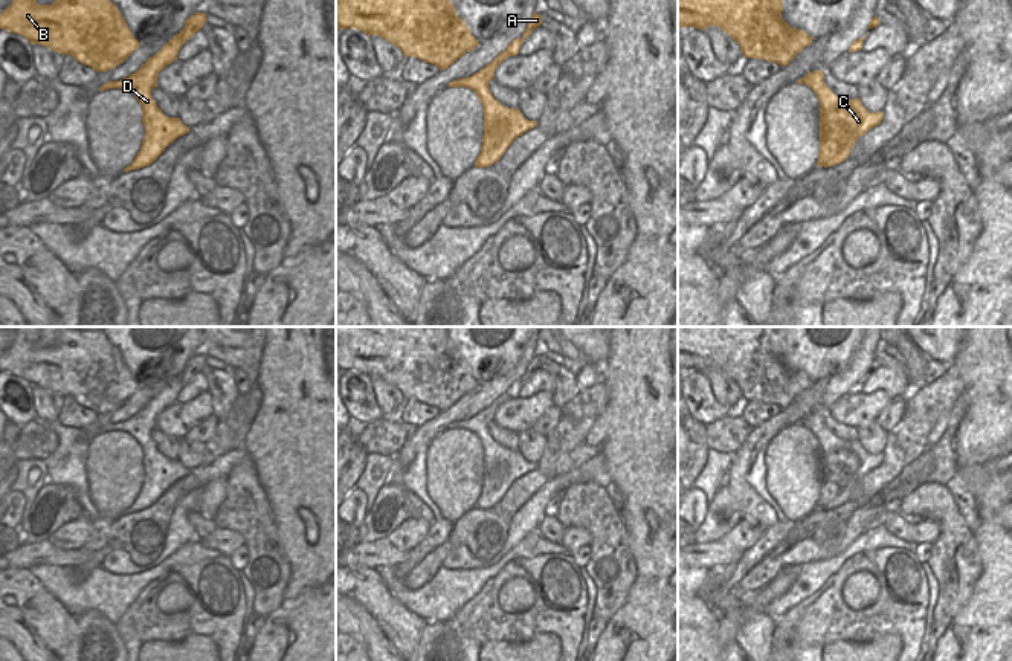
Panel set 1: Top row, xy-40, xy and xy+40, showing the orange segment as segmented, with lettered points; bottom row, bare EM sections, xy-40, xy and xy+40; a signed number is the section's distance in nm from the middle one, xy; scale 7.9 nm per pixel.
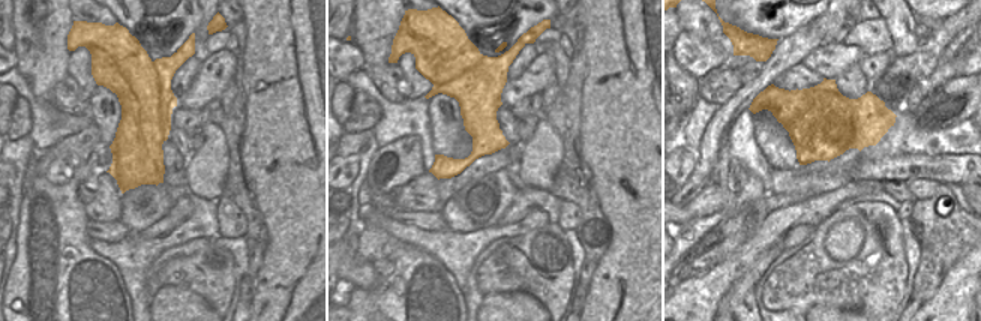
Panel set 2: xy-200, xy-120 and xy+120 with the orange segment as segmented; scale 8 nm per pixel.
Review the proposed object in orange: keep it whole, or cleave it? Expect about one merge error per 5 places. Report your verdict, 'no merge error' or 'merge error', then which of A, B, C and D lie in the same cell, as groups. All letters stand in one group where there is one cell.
merge error | A B D / C

